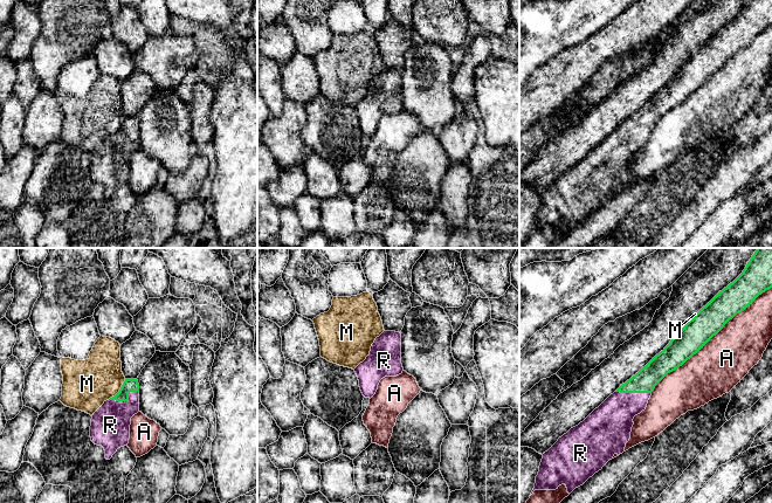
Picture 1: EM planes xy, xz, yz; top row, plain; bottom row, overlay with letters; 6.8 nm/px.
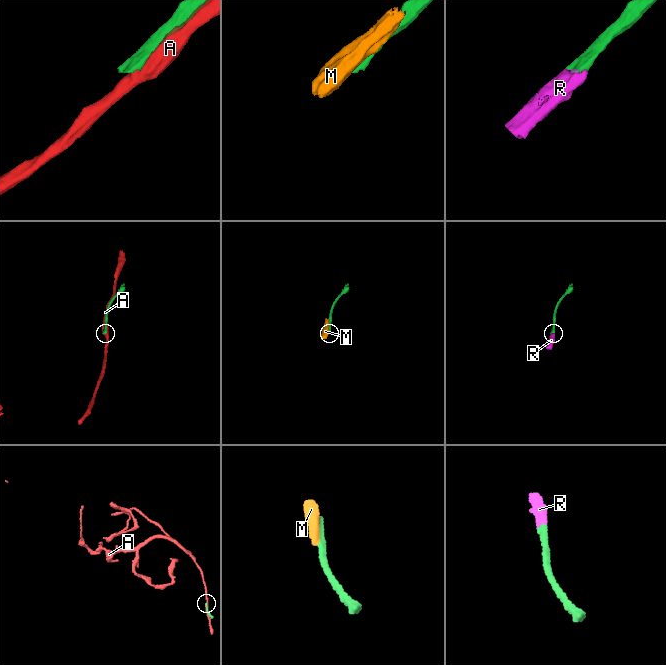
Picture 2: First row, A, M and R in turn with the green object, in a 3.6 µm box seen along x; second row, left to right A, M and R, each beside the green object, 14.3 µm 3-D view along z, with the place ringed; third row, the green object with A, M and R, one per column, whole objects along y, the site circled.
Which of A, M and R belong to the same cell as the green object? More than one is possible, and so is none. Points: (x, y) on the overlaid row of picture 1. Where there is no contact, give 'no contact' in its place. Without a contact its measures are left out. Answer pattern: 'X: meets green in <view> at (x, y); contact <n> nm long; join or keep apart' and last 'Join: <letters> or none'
A: meets green in yz at (710, 338); contact 1100 nm long; keep apart
M: meets green in xy at (119, 391); contact 190 nm long; keep apart
R: meets green in xy at (125, 400); contact 220 nm long; join
Join: R

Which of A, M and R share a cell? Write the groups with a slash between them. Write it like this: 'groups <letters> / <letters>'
groups A / M / R

